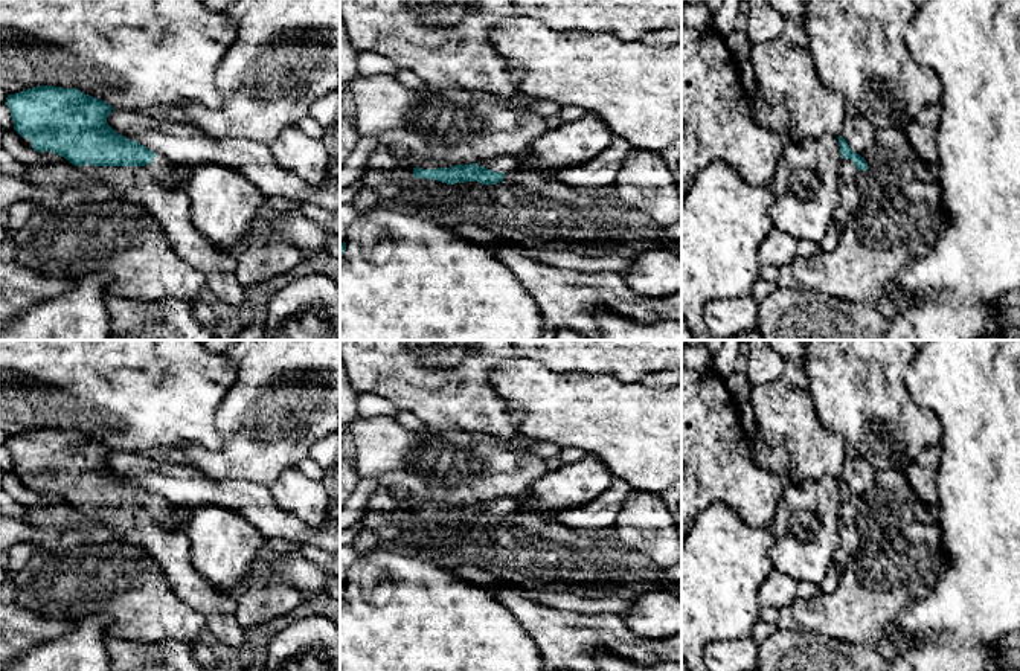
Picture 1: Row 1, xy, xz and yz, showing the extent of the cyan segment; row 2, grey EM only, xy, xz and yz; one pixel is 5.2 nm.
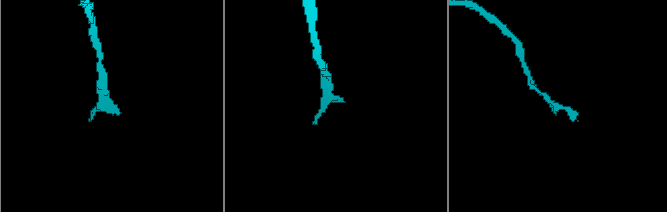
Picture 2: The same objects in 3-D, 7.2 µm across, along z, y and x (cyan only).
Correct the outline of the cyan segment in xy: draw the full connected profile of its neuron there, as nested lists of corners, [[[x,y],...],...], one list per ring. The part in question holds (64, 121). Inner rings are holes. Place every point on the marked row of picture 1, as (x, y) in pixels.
[[[38,85],[8,95],[5,104],[11,110],[14,130],[21,137],[27,137],[35,151],[50,151],[64,157],[91,180],[108,185],[116,200],[143,207],[156,218],[175,253],[204,274],[206,285],[218,299],[229,305],[242,303],[244,287],[236,279],[236,252],[227,252],[213,246],[195,229],[184,186],[171,188],[160,181],[160,177],[168,174],[174,163],[139,142],[117,134],[107,124],[108,114],[114,110],[111,105],[78,88],[53,85]]]

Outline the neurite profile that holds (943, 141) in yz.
[[[927,0],[921,5],[904,34],[904,43],[913,59],[924,69],[932,69],[941,81],[941,119],[938,130],[938,186],[944,215],[941,230],[933,246],[893,281],[892,299],[904,296],[918,300],[906,305],[897,316],[887,319],[884,340],[980,340],[1003,336],[1005,308],[1002,297],[1020,290],[1020,0]]]

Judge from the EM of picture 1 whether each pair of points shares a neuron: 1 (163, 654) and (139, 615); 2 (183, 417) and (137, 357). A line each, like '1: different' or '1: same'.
1: different
2: same

